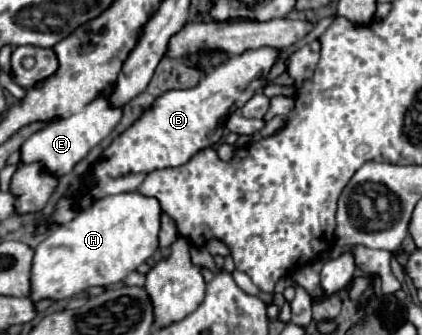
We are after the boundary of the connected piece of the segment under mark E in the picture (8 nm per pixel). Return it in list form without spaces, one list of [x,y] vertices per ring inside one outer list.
[[[101,96],[87,104],[81,112],[65,118],[51,122],[45,130],[37,130],[37,134],[31,134],[23,144],[21,144],[21,162],[23,164],[33,164],[33,162],[49,162],[51,176],[61,178],[73,170],[73,166],[83,160],[91,148],[95,148],[101,140],[105,140],[111,130],[117,126],[121,120],[121,110],[111,108],[107,102],[107,96]]]

